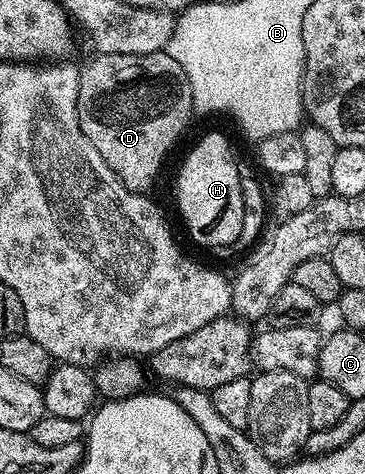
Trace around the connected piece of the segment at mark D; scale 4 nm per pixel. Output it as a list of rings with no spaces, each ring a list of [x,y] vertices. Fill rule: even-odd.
[[[165,51],[144,55],[120,55],[99,53],[81,66],[78,74],[78,118],[84,135],[104,155],[104,163],[133,193],[146,193],[154,185],[170,148],[186,129],[190,116],[195,116],[192,87],[184,75],[184,67],[176,63]]]

